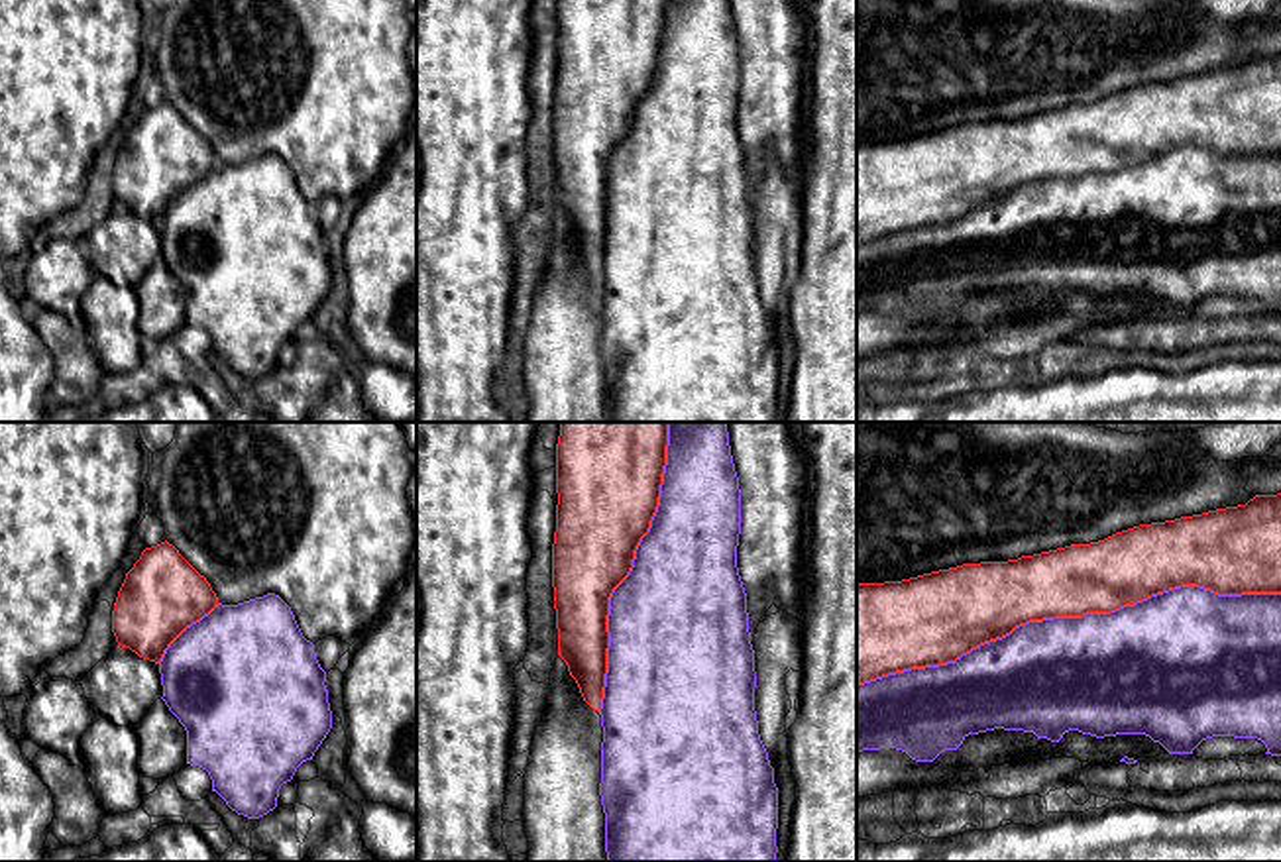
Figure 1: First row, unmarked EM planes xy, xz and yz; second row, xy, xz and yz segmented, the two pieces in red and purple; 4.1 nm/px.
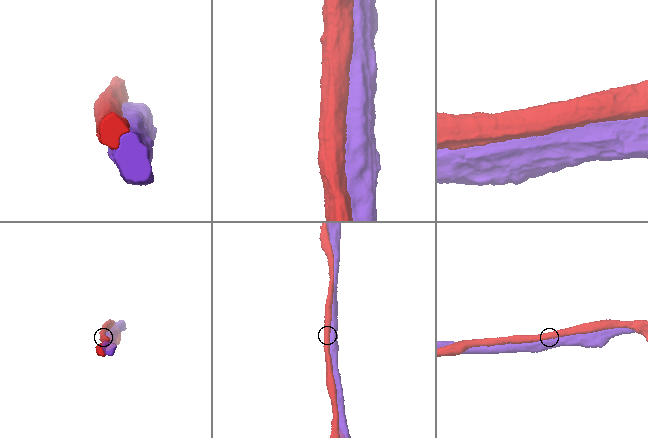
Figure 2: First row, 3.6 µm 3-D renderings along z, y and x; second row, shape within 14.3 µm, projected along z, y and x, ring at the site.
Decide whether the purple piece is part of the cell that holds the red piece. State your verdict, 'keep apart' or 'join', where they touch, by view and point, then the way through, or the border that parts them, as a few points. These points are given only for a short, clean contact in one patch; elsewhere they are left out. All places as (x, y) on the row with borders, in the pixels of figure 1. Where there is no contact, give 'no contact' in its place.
keep apart; contact yz (1067, 615)

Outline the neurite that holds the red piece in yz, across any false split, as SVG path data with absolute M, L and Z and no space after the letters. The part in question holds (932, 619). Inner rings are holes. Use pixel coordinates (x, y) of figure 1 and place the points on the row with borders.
M1281 493L1018 560L963 564L902 581L857 583L857 683L955 662L1030 620L1110 613L1181 585L1218 595L1281 593Z

